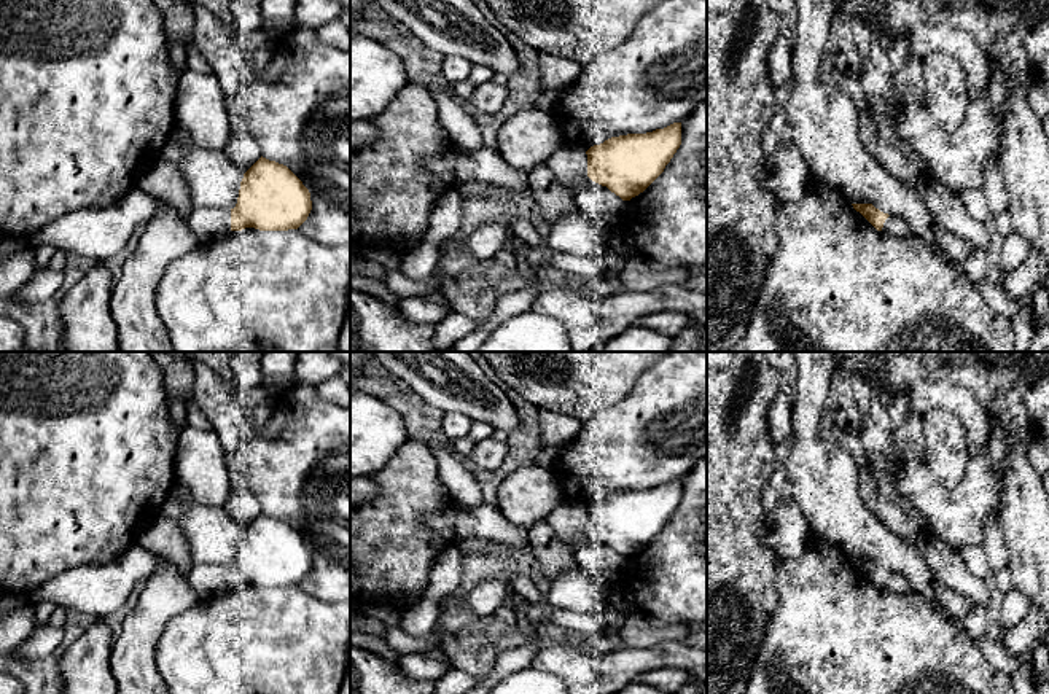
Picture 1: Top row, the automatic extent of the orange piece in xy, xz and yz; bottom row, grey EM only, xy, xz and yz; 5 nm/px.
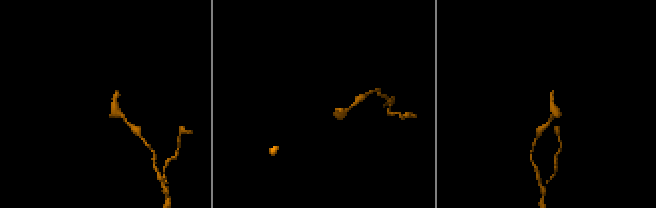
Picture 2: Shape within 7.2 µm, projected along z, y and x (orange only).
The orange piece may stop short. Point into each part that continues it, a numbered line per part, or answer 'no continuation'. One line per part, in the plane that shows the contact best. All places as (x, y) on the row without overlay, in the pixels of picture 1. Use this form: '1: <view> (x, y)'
1: xz (569, 522)

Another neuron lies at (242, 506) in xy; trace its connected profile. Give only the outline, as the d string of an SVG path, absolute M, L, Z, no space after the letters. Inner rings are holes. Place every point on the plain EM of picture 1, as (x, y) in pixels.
M242 485L229 490L224 508L242 530L261 514L258 500Z

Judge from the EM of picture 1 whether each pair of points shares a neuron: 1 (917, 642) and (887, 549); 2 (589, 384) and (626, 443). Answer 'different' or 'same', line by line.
1: different
2: different

